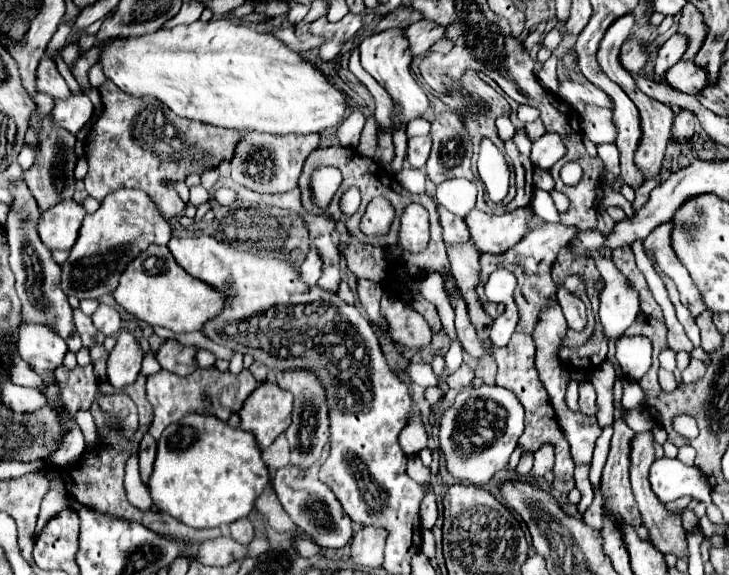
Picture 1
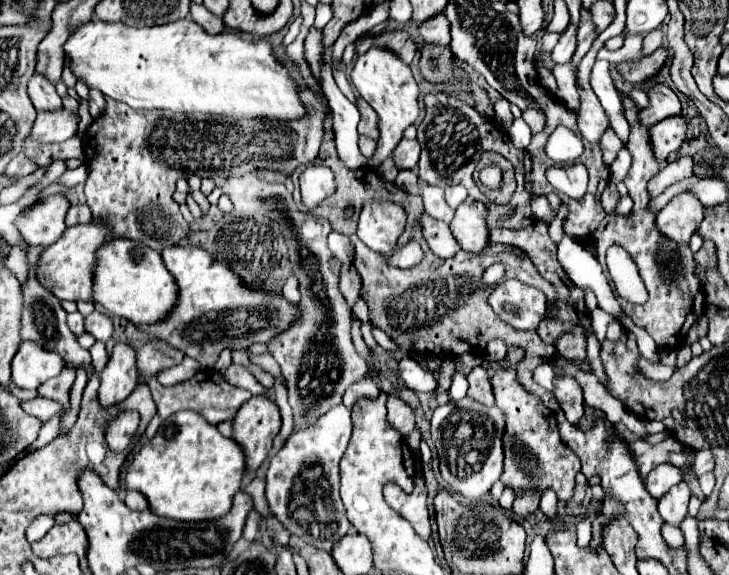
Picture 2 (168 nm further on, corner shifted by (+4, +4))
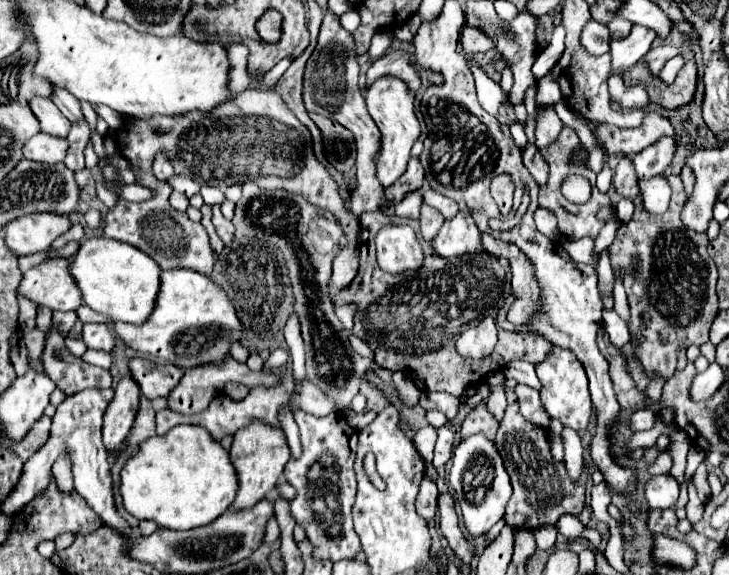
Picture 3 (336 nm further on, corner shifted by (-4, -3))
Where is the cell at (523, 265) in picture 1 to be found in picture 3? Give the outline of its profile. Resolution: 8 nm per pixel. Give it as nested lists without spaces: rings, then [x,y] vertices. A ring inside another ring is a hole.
[[[366,212],[360,218],[360,268],[356,278],[350,282],[348,288],[344,290],[334,290],[334,304],[342,306],[348,302],[358,304],[358,314],[354,320],[352,334],[364,338],[370,348],[374,350],[374,362],[380,368],[388,368],[392,372],[404,372],[408,374],[416,386],[424,392],[448,392],[454,396],[460,396],[468,384],[480,384],[482,378],[488,372],[504,370],[510,362],[514,360],[526,360],[532,364],[540,364],[550,356],[550,342],[546,342],[542,336],[530,336],[524,332],[506,332],[502,330],[500,340],[494,346],[494,352],[486,358],[474,360],[474,358],[464,358],[456,352],[454,344],[456,338],[462,334],[462,330],[470,328],[472,324],[478,324],[482,318],[492,316],[496,318],[498,308],[504,304],[504,300],[510,296],[510,262],[504,258],[496,258],[488,252],[480,252],[476,256],[460,256],[460,258],[442,258],[422,242],[424,248],[424,266],[416,272],[404,272],[404,274],[386,274],[380,270],[376,262],[376,246],[374,246],[374,236],[378,230],[378,212]]]

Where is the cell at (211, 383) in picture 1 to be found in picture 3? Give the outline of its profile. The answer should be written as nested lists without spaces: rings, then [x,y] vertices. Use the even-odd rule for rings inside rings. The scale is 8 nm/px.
[[[284,370],[282,372],[284,376],[284,384],[280,388],[274,388],[274,390],[266,390],[266,388],[252,388],[250,394],[242,400],[234,400],[234,398],[226,398],[224,394],[218,394],[212,398],[212,402],[208,404],[206,410],[198,412],[198,414],[180,414],[180,412],[174,412],[170,410],[168,406],[158,410],[156,412],[156,428],[158,428],[158,434],[166,434],[170,428],[178,426],[178,424],[200,424],[204,426],[216,440],[222,440],[224,436],[228,434],[236,434],[236,430],[240,430],[242,426],[248,426],[254,418],[260,418],[264,422],[270,422],[274,426],[280,426],[278,424],[278,408],[288,404],[288,396],[290,396],[290,382],[292,382],[292,372],[290,370]]]

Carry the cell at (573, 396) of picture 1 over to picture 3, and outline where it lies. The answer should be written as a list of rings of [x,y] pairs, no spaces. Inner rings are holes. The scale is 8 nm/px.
[[[512,362],[512,364],[508,364],[506,368],[504,368],[504,376],[506,378],[514,378],[514,380],[518,380],[518,382],[522,382],[522,384],[528,384],[530,388],[534,388],[534,390],[542,390],[542,382],[538,380],[538,376],[536,376],[536,370],[534,370],[534,366],[530,364],[530,362]]]

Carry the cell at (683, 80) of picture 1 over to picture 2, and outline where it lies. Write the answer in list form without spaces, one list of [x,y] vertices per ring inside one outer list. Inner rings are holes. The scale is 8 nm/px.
[[[654,85],[648,89],[648,107],[642,109],[638,113],[638,121],[646,127],[652,127],[654,123],[666,119],[666,117],[674,117],[682,111],[678,97],[674,95],[674,91],[668,85]]]

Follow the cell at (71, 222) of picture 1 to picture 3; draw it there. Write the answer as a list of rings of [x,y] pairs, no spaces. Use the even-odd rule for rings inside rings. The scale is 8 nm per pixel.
[[[36,212],[12,220],[4,232],[6,246],[14,254],[34,254],[50,248],[50,244],[70,230],[72,222],[66,214]]]

